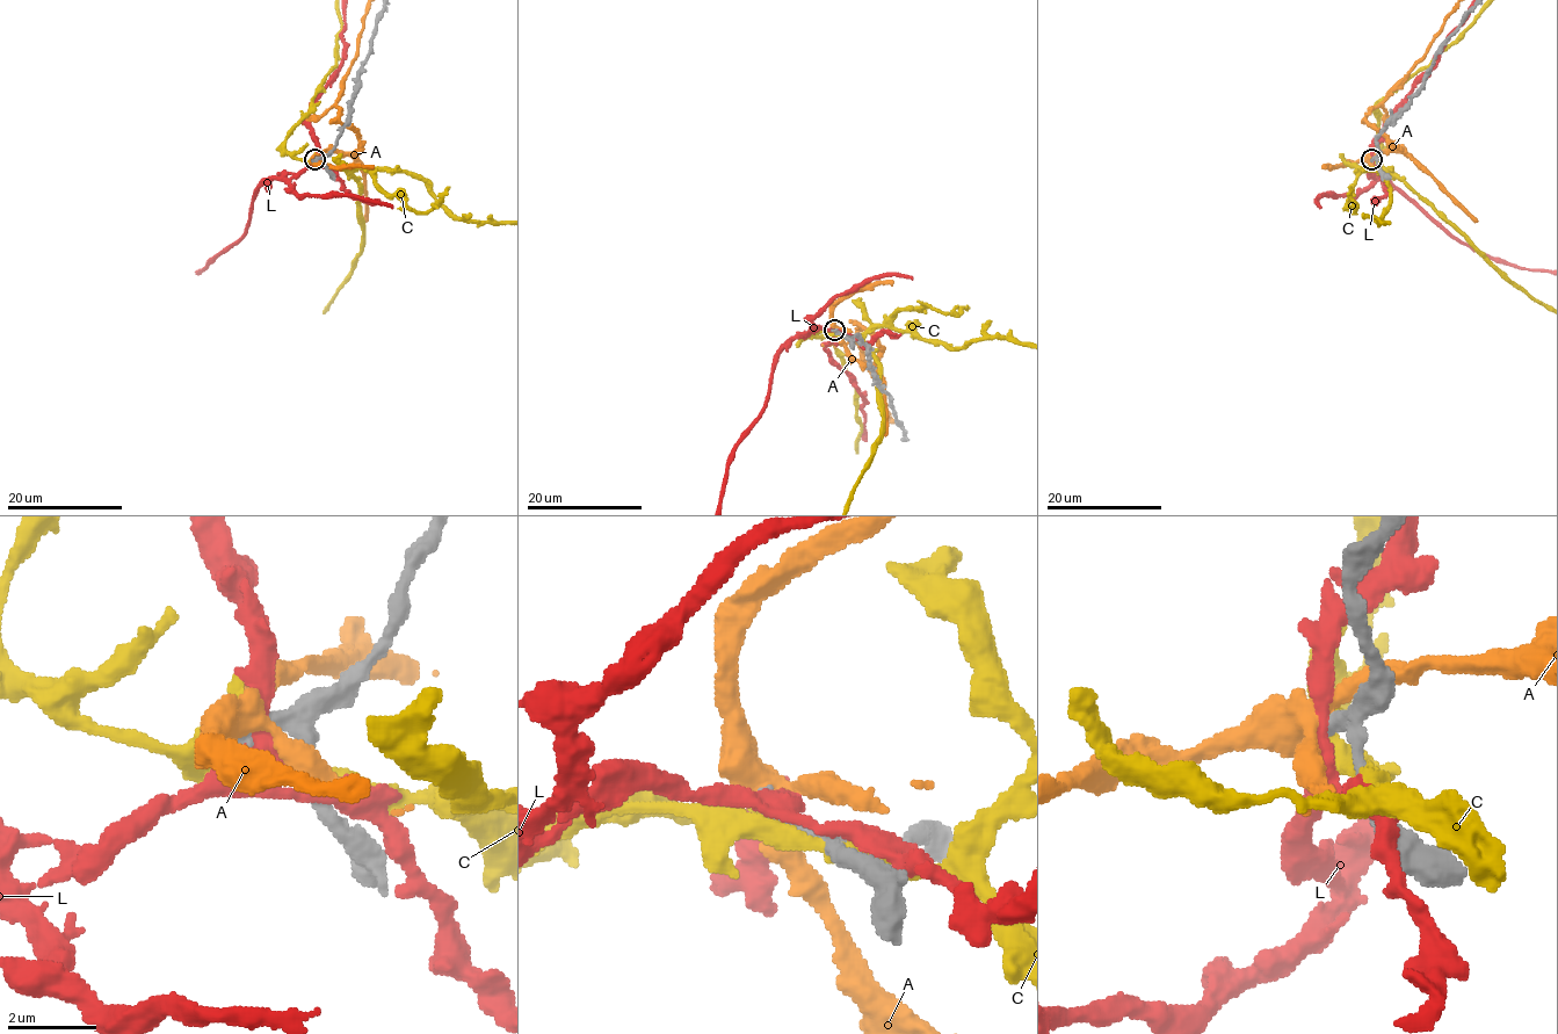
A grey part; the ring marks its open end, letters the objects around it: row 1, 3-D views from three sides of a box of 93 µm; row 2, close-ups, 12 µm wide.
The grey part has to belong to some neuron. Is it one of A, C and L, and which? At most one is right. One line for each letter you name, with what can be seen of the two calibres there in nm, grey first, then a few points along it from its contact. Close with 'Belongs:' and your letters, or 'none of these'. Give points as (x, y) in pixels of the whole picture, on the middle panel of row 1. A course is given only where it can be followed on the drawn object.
Belongs: none of these

